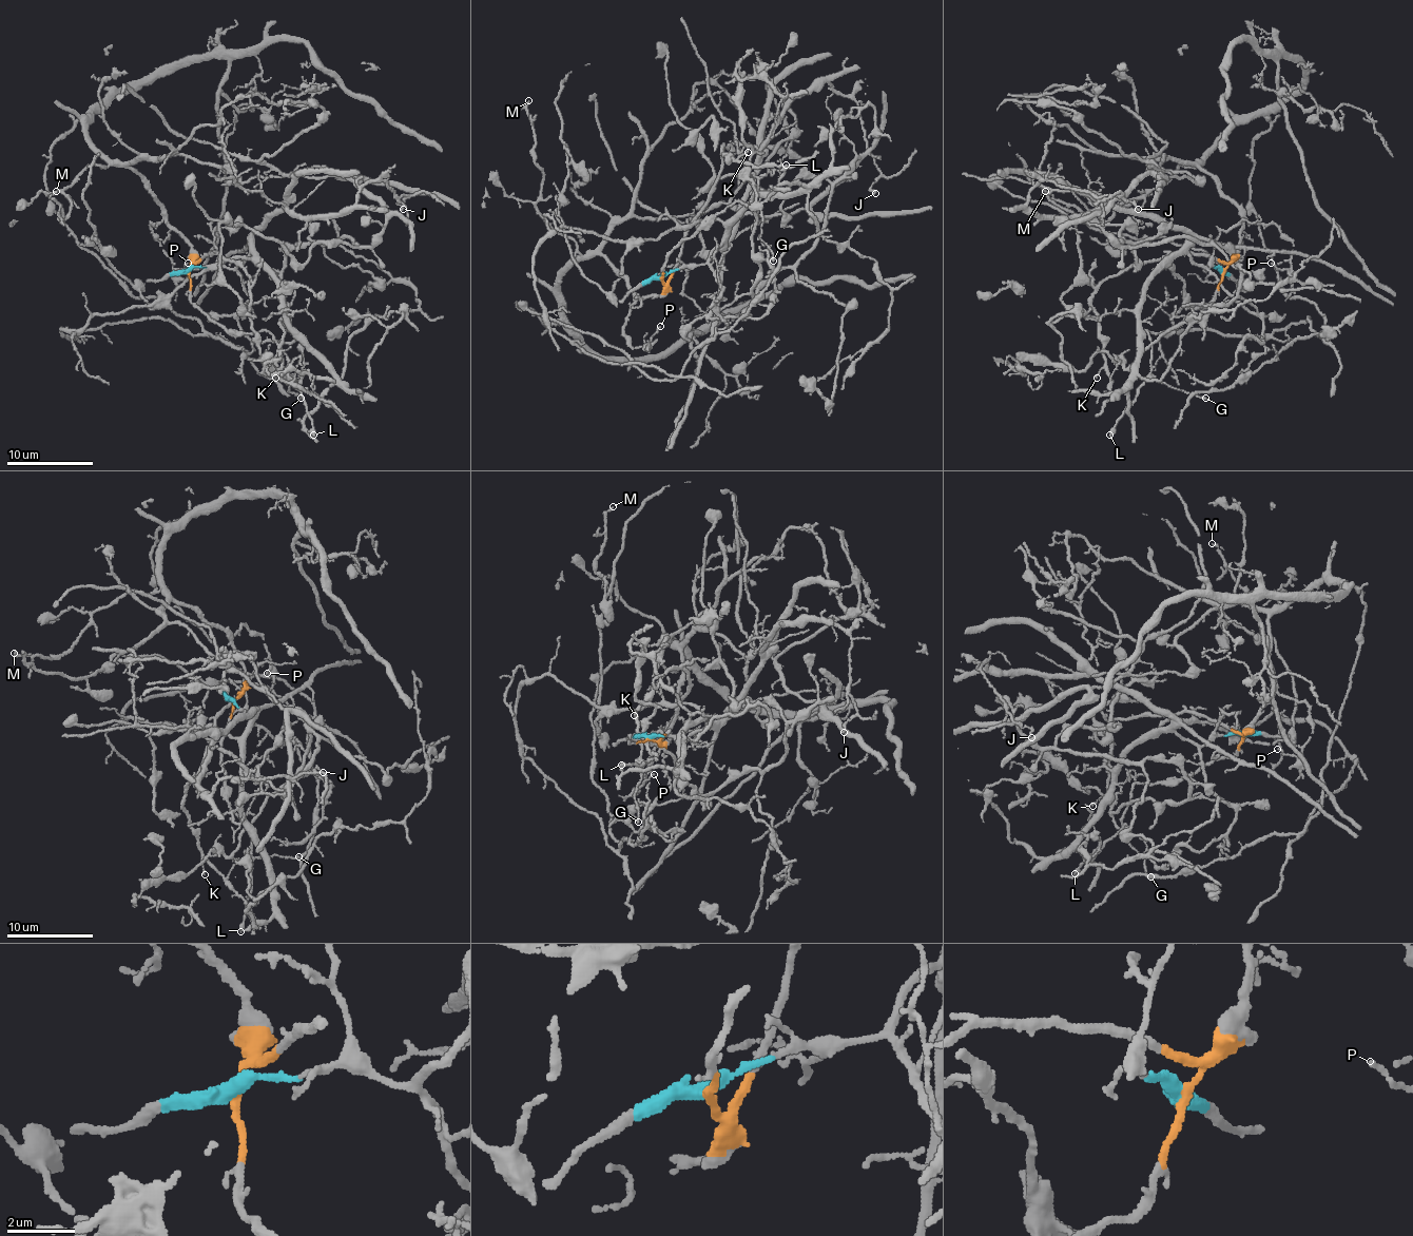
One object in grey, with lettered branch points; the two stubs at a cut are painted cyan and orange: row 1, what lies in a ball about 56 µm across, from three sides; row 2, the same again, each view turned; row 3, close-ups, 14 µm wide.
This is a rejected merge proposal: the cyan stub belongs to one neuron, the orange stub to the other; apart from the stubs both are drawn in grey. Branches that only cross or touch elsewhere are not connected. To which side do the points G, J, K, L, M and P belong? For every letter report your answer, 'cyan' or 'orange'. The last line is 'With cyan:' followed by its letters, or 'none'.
G: orange
J: cyan
K: orange
L: orange
M: orange
P: orange
With cyan: J

